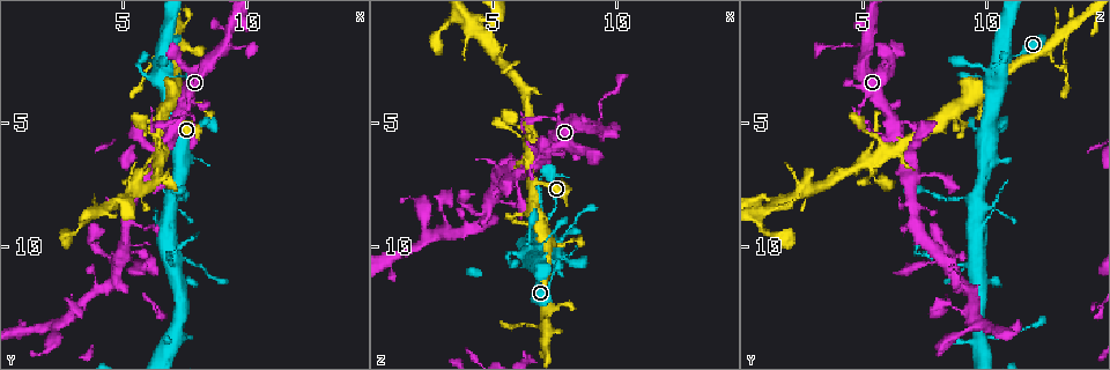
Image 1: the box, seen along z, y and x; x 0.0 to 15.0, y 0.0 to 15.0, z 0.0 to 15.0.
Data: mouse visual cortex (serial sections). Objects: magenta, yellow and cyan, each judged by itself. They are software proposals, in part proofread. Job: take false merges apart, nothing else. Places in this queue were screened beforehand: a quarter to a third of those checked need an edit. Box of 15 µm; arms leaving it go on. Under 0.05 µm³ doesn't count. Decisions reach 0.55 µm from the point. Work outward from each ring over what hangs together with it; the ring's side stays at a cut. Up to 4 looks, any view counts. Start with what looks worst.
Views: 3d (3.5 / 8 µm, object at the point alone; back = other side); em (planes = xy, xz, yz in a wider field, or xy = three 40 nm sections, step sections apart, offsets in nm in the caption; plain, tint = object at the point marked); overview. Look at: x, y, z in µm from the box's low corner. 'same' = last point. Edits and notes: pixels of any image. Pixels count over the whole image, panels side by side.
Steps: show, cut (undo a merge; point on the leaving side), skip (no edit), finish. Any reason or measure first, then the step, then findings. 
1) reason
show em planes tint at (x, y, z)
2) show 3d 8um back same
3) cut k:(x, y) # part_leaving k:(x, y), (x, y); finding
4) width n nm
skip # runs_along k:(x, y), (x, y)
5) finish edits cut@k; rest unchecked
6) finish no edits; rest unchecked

show 3d 8um at (9.0, 2.0, 5.2)

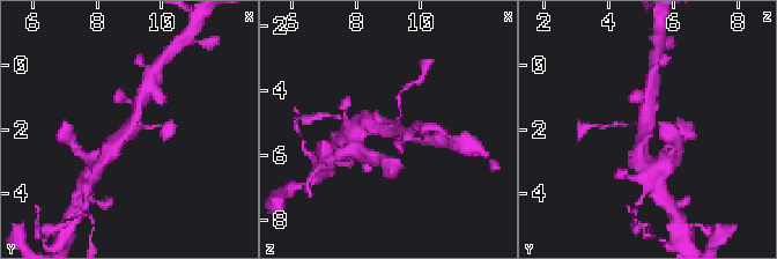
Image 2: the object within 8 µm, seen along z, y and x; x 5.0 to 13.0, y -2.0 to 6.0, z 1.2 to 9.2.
show em xy step 5 tint at (9.1, 1.9, 5.0)

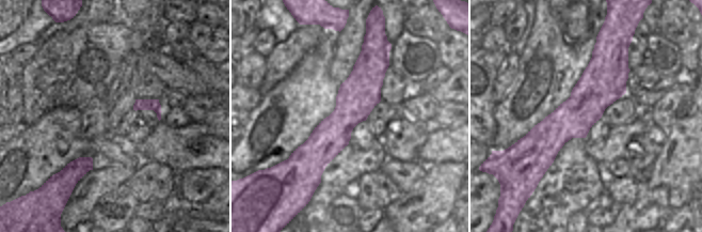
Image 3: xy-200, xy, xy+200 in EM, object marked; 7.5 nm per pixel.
arms 3; arm_widths 150, 250, 400 nm
skip # runs_along 3:(368, 47), (317, 178); continuous, no second cell

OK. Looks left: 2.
sharp bend
show 3d 3.5um at (7.3, 3.9, 9.7)

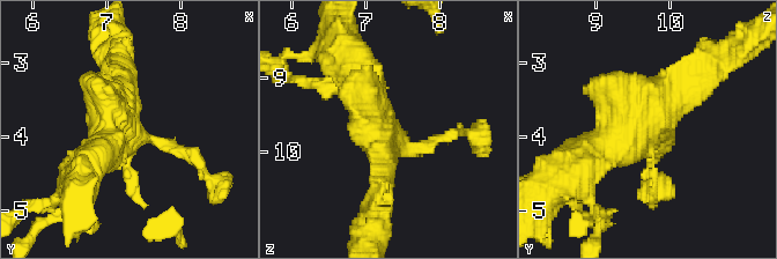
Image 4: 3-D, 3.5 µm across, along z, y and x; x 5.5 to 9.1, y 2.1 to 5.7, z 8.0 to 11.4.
now the EM
show em xy step 2 tint at (7.30, 3.95, 9.80)

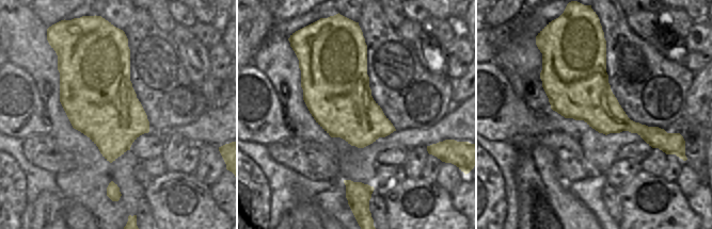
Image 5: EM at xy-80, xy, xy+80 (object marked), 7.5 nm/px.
skip # runs_along 4:(576, 162), (612, 145), (688, 73); continuous, no second cell

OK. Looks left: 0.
finish no edits; rest unchecked

